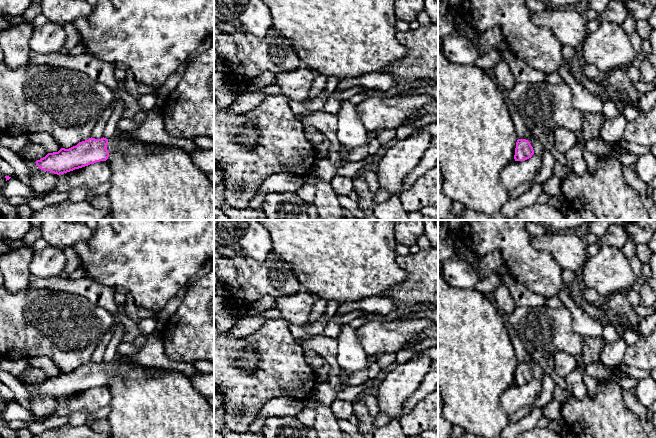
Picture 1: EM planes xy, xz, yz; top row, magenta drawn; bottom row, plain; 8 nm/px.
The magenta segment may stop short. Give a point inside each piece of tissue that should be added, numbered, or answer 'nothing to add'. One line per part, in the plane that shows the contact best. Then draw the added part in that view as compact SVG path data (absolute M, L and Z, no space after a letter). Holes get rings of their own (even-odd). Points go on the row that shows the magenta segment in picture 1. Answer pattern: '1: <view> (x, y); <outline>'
1: xy (113, 144); M115 138L108 139L107 150L122 150L125 151L128 147L127 141L118 141Z

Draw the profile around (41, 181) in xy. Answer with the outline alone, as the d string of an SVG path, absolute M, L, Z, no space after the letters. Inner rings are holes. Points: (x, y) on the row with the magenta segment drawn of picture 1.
M30 143L23 148L19 155L29 168L30 186L39 195L50 191L58 178L57 174L43 171L36 165L36 161L45 157L48 153L40 144Z

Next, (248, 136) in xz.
M246 123L240 129L236 141L244 146L251 147L258 140L258 128L253 123Z

